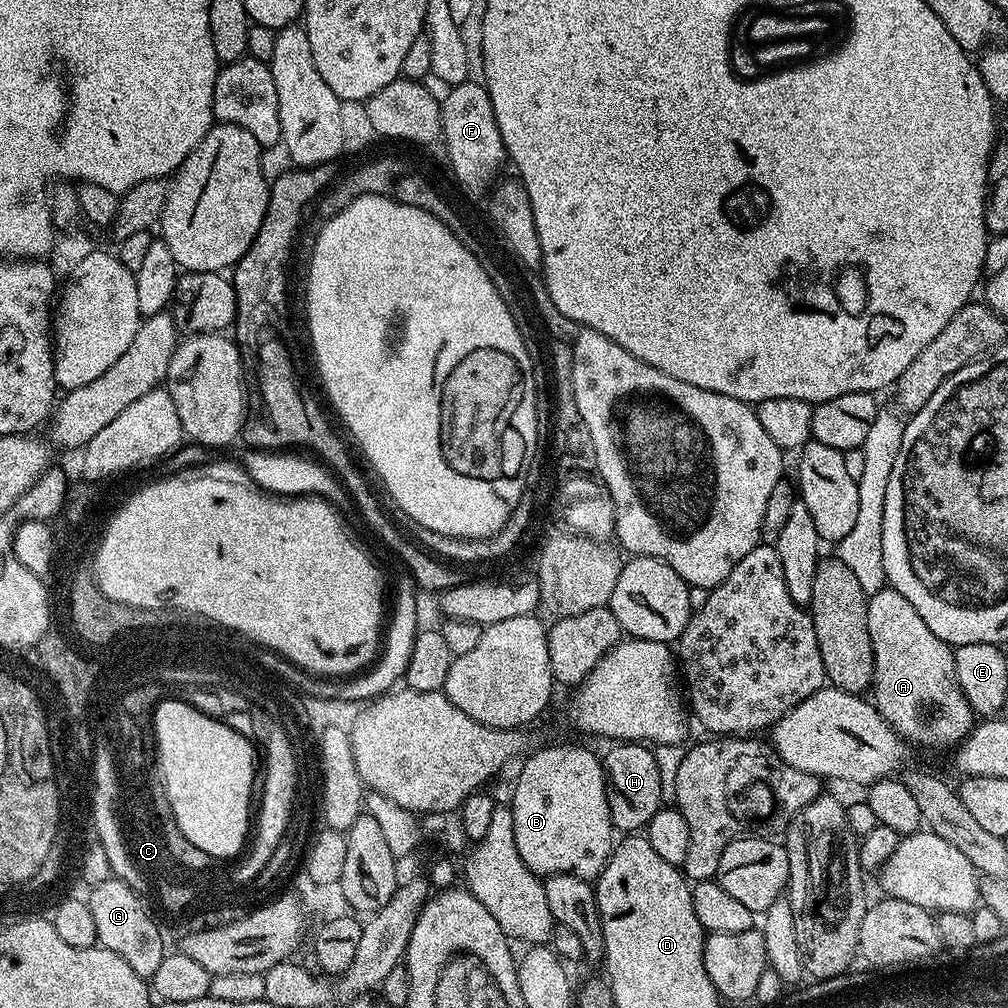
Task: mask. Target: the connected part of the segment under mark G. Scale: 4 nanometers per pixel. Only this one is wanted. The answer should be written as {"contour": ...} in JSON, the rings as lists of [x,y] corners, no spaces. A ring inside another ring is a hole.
{"contour":[[[117,878],[101,879],[88,893],[88,909],[94,914],[94,930],[99,947],[110,950],[130,965],[134,974],[151,978],[162,963],[166,949],[159,937],[161,925],[144,909],[138,893],[126,882]]]}

